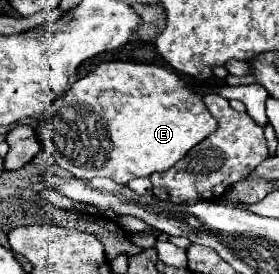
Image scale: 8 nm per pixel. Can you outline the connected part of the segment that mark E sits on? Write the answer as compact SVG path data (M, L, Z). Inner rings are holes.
M120 60L101 62L94 72L74 82L58 102L46 108L36 124L42 150L46 150L60 168L78 178L108 176L118 184L168 170L212 130L216 130L216 120L208 114L202 96L188 90L188 84L175 70L166 65Z

